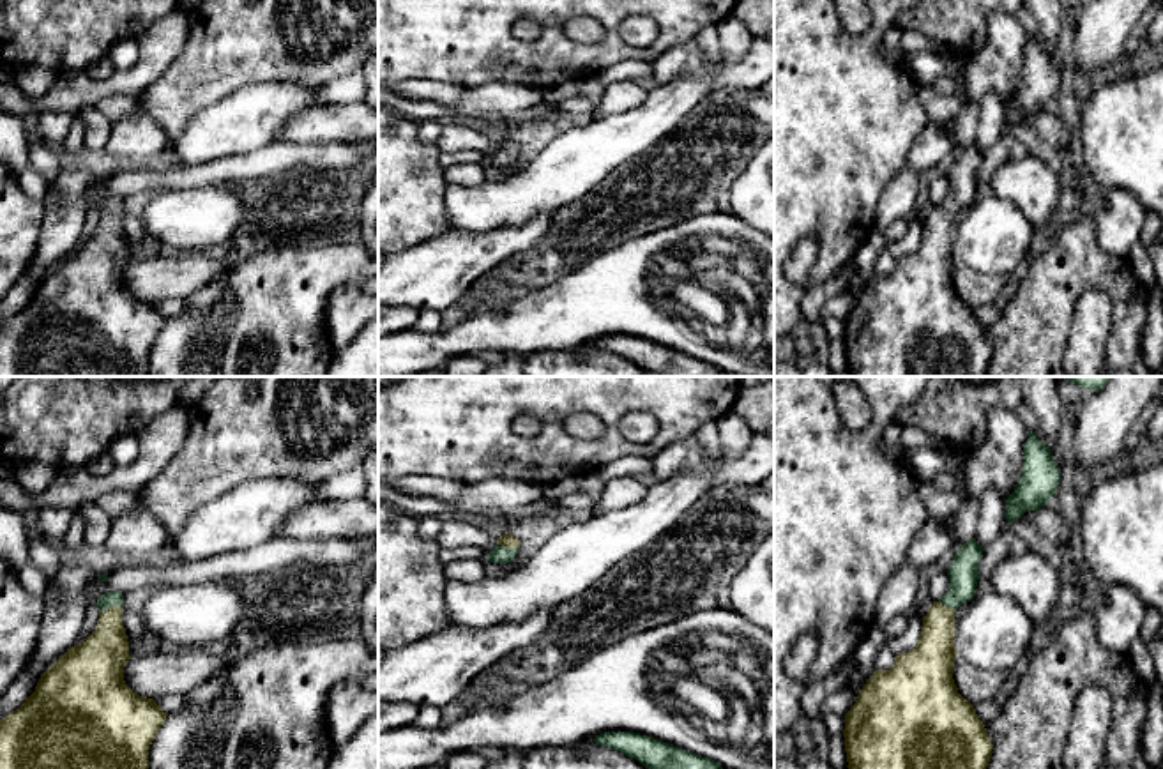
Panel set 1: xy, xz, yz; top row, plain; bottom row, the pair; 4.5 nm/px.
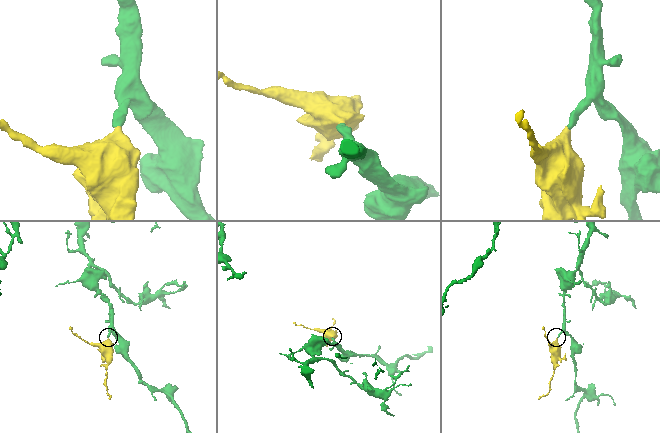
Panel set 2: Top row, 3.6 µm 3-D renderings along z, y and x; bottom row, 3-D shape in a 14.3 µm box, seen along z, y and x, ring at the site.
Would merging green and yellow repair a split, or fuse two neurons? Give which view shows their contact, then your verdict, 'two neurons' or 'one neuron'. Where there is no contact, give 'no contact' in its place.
xy | one neuron

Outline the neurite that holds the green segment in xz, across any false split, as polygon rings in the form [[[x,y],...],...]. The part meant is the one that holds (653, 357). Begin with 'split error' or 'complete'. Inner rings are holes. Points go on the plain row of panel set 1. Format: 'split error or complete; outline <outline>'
complete; outline [[[604,336],[596,339],[594,346],[620,355],[652,375],[718,377],[723,373],[712,362],[635,336]]]

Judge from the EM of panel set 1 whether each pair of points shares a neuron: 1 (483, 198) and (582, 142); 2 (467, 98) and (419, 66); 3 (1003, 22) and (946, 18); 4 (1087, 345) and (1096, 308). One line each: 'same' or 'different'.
1: same
2: different
3: different
4: same

